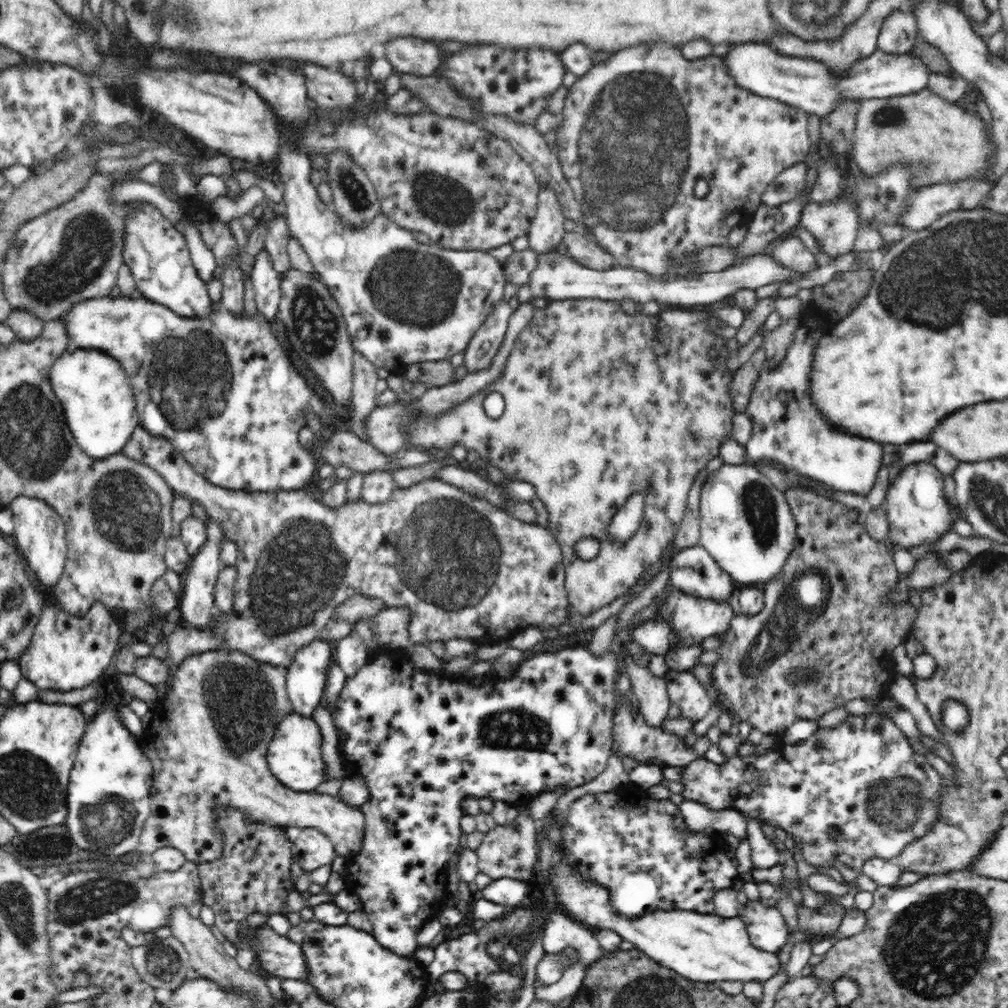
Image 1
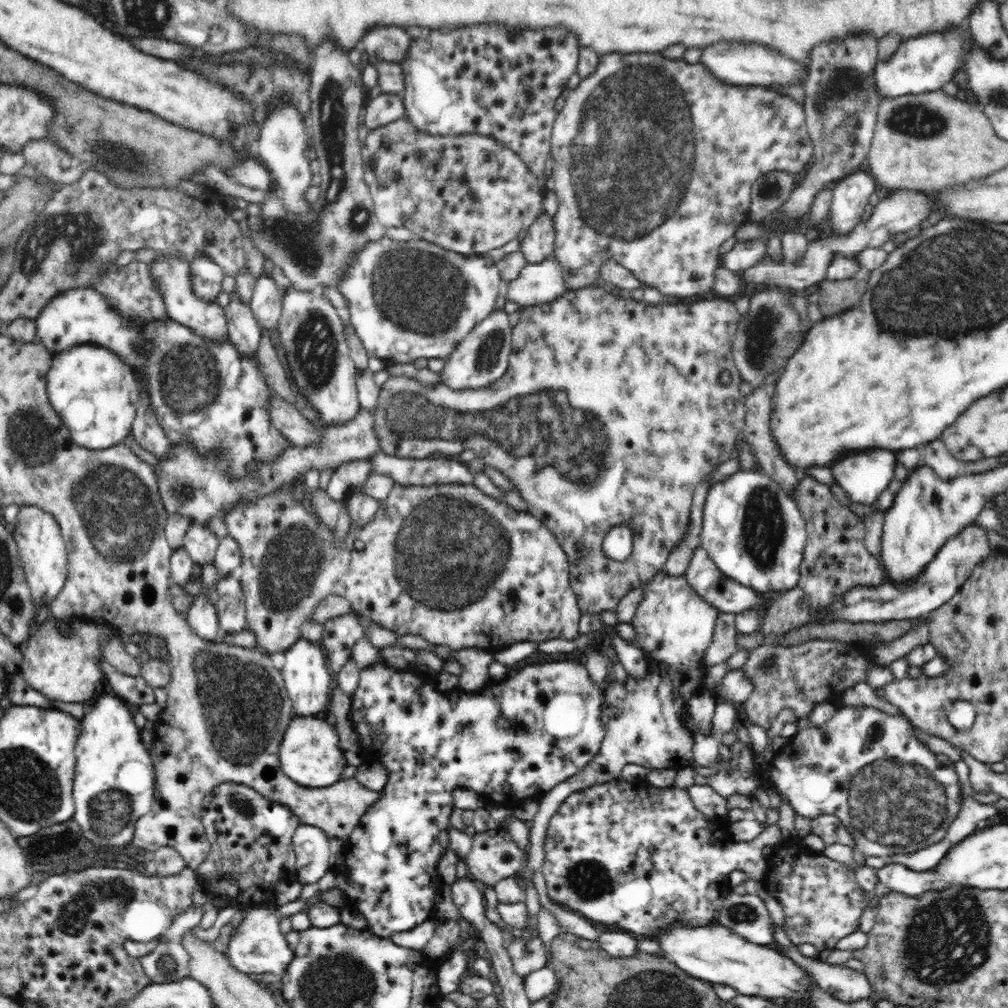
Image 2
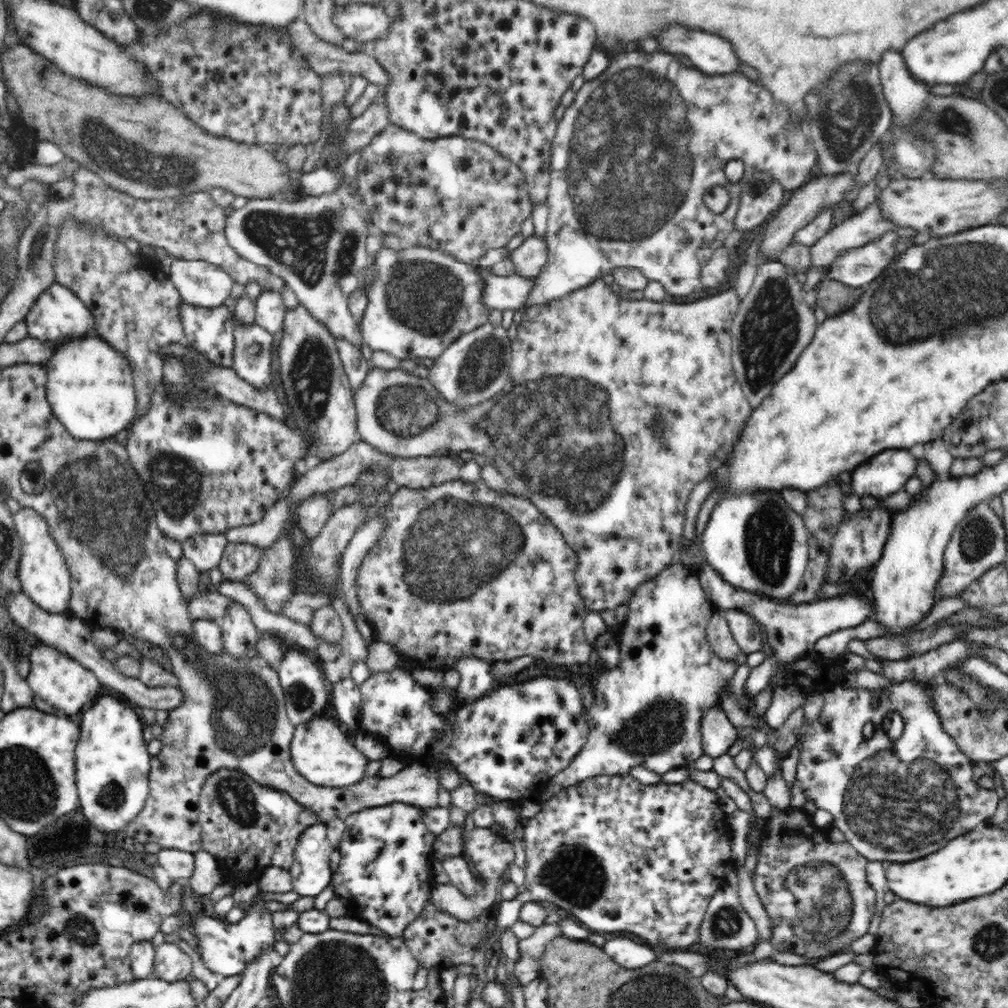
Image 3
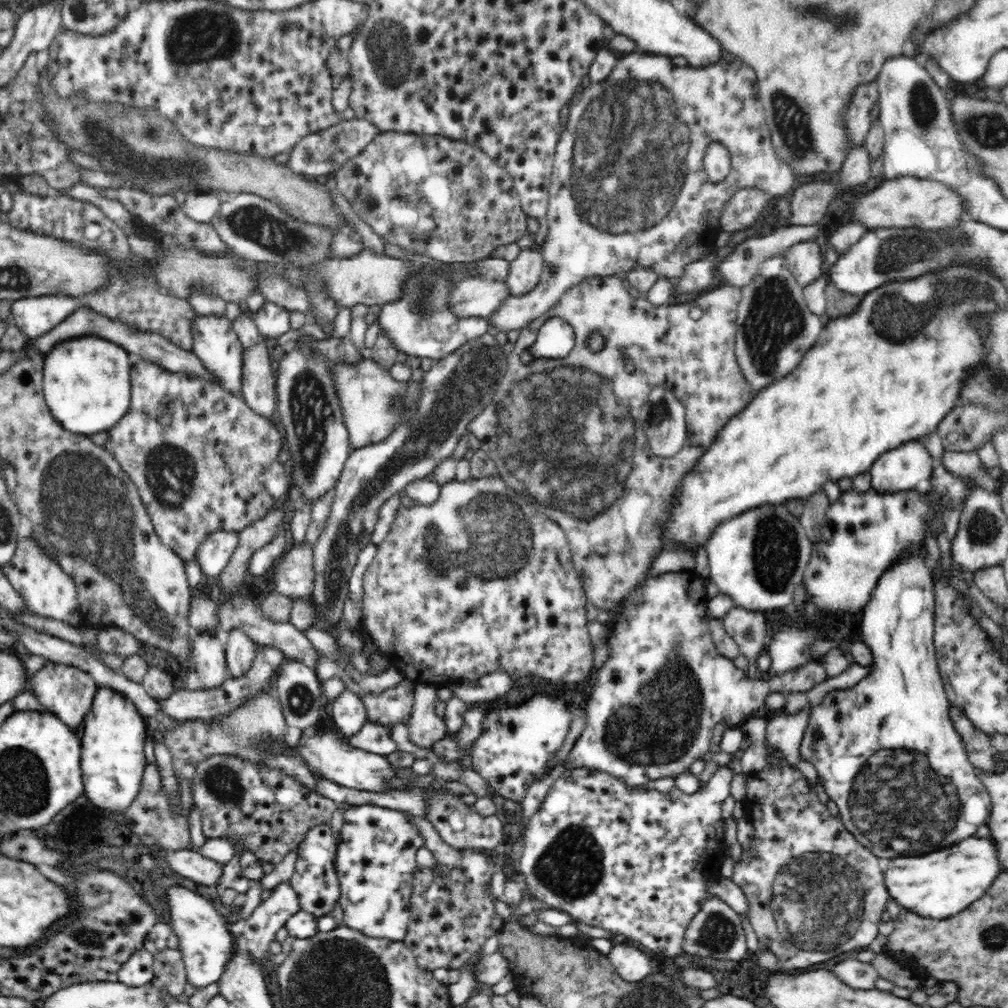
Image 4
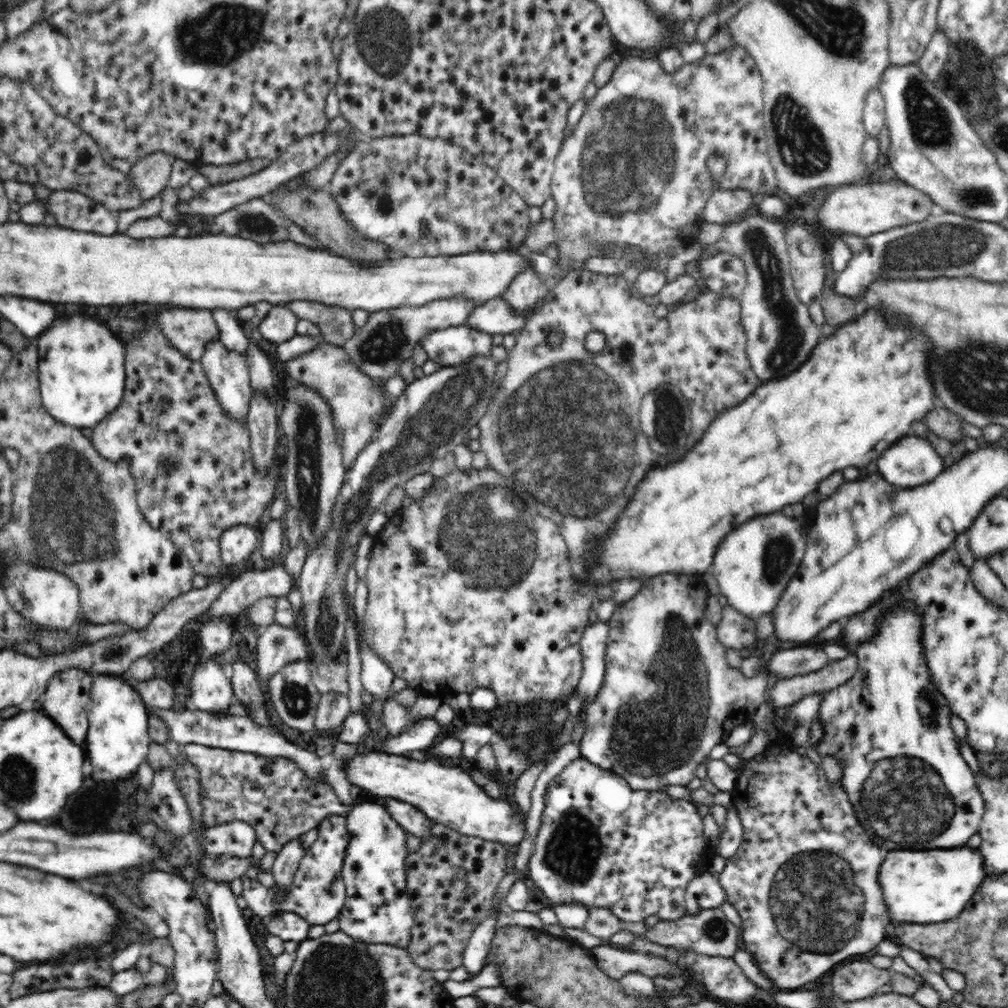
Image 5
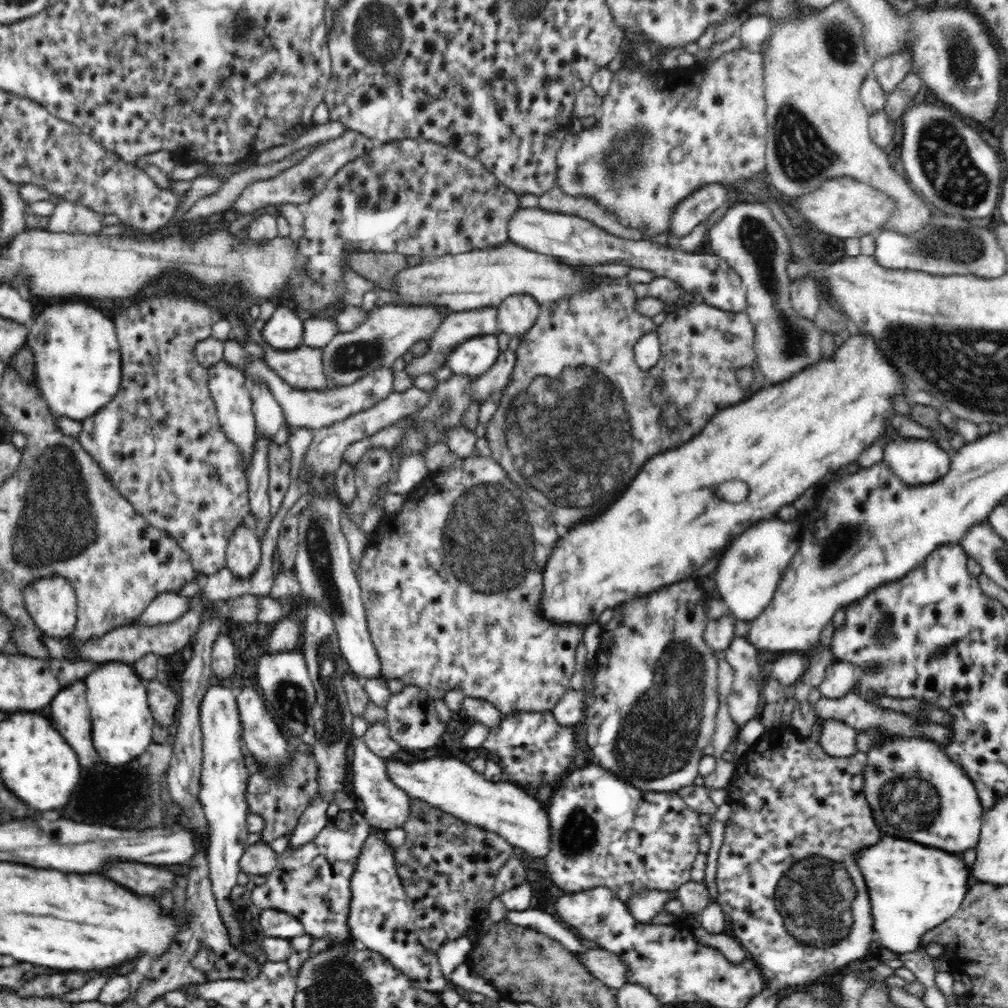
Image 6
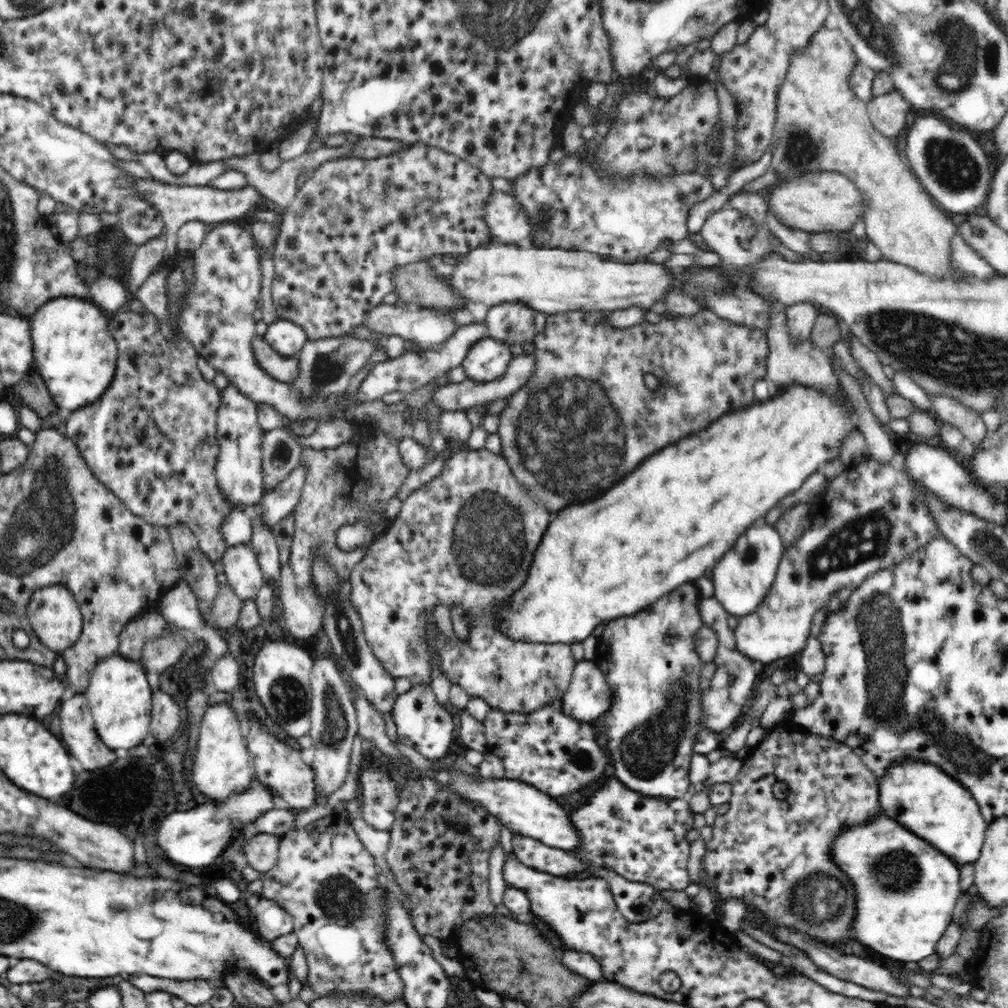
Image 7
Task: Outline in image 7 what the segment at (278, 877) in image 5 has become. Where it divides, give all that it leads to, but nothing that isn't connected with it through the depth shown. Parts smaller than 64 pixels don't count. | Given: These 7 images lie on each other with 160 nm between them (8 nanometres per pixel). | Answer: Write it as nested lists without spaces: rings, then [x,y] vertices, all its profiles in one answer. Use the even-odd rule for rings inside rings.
[[[322,656],[314,661],[311,672],[311,709],[308,717],[311,720],[309,735],[315,748],[311,768],[317,786],[316,804],[320,805],[327,802],[328,794],[338,790],[348,776],[352,741],[359,729],[353,700],[355,693],[347,681],[345,676],[341,676],[341,671],[336,668],[334,661],[330,660],[330,656]]]

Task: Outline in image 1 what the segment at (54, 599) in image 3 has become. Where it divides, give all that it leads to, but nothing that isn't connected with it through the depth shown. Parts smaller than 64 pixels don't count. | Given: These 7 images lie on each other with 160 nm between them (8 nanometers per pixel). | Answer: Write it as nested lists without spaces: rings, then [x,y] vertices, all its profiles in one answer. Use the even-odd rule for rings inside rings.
[[[19,496],[10,504],[14,518],[14,538],[19,551],[24,553],[30,570],[44,587],[53,588],[63,576],[67,559],[66,528],[62,517],[43,500]]]

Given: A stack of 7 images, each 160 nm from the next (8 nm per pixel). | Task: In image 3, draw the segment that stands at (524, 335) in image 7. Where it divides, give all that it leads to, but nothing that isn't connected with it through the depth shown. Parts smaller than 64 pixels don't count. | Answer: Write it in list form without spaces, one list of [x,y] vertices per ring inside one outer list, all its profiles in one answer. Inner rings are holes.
[[[526,237],[518,248],[510,252],[510,259],[514,273],[526,279],[536,278],[548,260],[545,237]]]

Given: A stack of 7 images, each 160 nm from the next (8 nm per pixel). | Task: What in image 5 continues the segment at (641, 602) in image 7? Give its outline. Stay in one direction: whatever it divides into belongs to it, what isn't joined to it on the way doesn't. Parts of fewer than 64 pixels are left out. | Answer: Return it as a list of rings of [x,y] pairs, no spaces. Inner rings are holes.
[[[866,312],[864,316],[856,318],[854,322],[846,323],[846,326],[842,326],[832,338],[819,342],[812,349],[808,360],[805,360],[800,368],[797,368],[793,373],[780,380],[762,382],[744,402],[728,408],[727,411],[720,412],[720,415],[716,416],[708,428],[704,430],[702,438],[683,453],[684,460],[680,460],[680,464],[668,464],[664,468],[656,468],[656,472],[652,472],[652,476],[648,476],[648,480],[644,480],[644,484],[639,484],[644,488],[640,488],[640,492],[638,492],[640,496],[636,496],[636,500],[632,500],[632,508],[628,508],[628,516],[624,516],[624,524],[620,524],[620,532],[616,532],[616,540],[612,540],[612,548],[608,548],[608,552],[612,552],[612,556],[608,556],[608,560],[612,560],[612,564],[616,564],[616,583],[584,585],[584,576],[591,567],[590,564],[588,568],[574,567],[573,578],[575,578],[576,584],[593,588],[593,593],[595,593],[598,586],[617,585],[624,580],[645,581],[662,576],[662,574],[679,573],[702,576],[708,570],[708,566],[711,568],[713,565],[714,556],[716,556],[717,548],[721,542],[720,536],[724,540],[724,537],[728,535],[724,532],[732,532],[732,528],[736,528],[736,524],[744,524],[744,520],[752,520],[752,516],[778,512],[786,504],[801,502],[808,492],[816,491],[820,483],[828,478],[839,476],[840,471],[848,466],[864,468],[868,462],[877,460],[878,456],[882,455],[888,447],[904,437],[904,432],[910,428],[910,424],[914,420],[922,420],[924,416],[927,416],[928,412],[931,412],[938,403],[934,396],[932,379],[928,376],[928,368],[926,368],[928,356],[930,356],[930,342],[928,340],[924,340],[922,336],[916,336],[916,334],[908,334],[902,328],[890,330],[886,320],[874,312]]]

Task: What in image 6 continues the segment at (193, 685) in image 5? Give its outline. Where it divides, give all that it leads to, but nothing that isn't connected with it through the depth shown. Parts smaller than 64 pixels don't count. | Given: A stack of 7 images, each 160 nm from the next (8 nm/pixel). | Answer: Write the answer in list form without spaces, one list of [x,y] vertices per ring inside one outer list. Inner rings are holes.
[[[213,683],[208,688],[200,705],[202,744],[202,770],[200,772],[200,790],[198,799],[202,805],[209,828],[207,856],[209,877],[221,914],[231,936],[231,941],[242,948],[242,928],[234,917],[230,905],[230,892],[236,886],[236,876],[240,874],[240,859],[246,850],[248,838],[246,819],[250,814],[245,790],[248,789],[249,772],[244,763],[242,745],[243,726],[239,717],[237,698],[228,687]]]

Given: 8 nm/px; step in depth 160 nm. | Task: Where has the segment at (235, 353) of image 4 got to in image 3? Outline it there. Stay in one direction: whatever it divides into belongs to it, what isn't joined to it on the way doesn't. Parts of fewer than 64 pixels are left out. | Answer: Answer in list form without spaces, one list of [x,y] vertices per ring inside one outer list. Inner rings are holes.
[[[184,301],[179,306],[179,312],[186,342],[218,366],[232,367],[236,324],[233,312],[225,304],[208,308]]]

